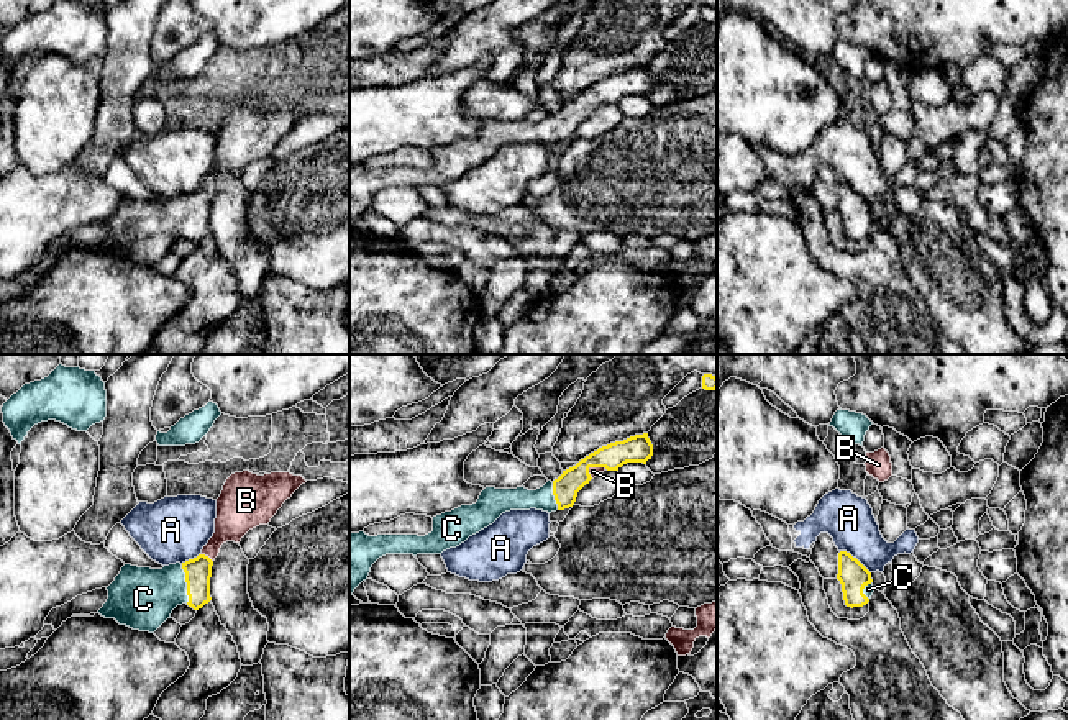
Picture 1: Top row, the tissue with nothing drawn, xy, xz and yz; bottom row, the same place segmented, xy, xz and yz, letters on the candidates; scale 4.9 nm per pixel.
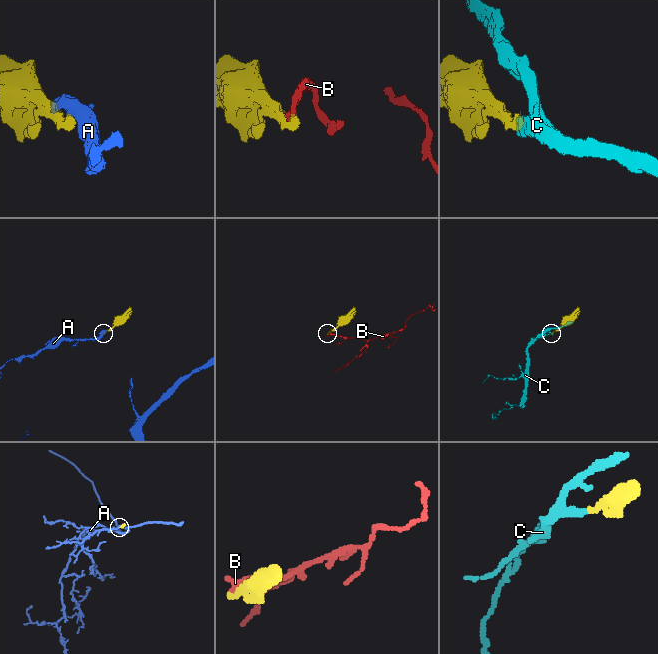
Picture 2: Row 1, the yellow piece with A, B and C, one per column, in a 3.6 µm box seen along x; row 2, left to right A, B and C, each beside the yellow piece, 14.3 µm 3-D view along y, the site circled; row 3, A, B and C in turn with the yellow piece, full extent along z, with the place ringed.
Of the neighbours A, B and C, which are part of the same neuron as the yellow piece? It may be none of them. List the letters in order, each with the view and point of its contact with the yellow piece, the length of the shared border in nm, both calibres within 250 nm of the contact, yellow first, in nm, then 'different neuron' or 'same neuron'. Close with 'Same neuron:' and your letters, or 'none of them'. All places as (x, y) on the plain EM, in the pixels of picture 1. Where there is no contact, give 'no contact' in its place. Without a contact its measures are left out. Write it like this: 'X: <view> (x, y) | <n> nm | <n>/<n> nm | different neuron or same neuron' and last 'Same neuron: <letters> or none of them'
A: yz (855, 191) | 190 nm | 150/240 nm | different neuron
B: xy (207, 189) | 80 nm | 130/190 nm | same neuron
C: xy (187, 217) | 190 nm | 130/300 nm | same neuron
Same neuron: B, C

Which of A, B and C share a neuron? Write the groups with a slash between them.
A / B C

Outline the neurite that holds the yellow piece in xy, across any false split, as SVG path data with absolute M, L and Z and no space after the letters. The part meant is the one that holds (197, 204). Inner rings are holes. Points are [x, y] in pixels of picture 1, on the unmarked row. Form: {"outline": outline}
{"outline": "M290 105L231 107L217 131L215 166L202 185L162 202L125 197L107 220L108 231L97 246L133 262L154 266L177 238L202 241L212 233L212 198L221 177L240 175L249 162L267 157L305 115Z"}

